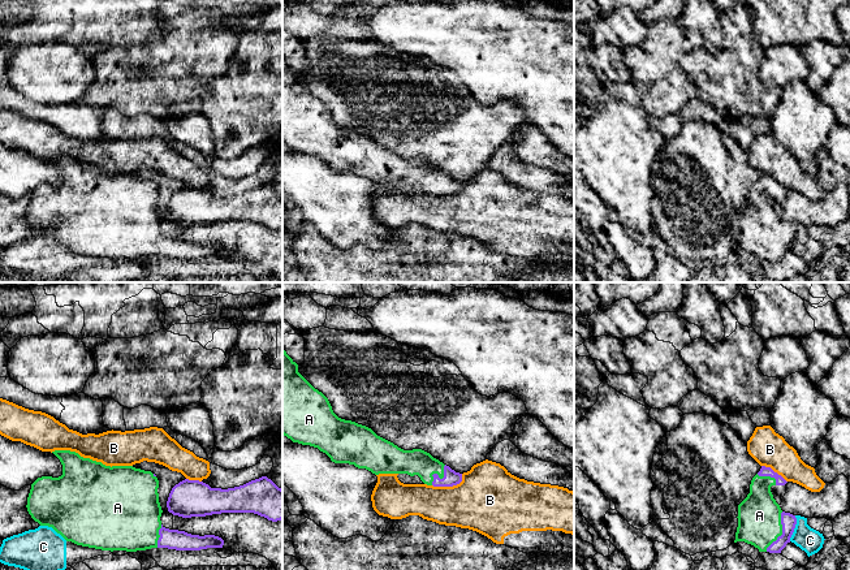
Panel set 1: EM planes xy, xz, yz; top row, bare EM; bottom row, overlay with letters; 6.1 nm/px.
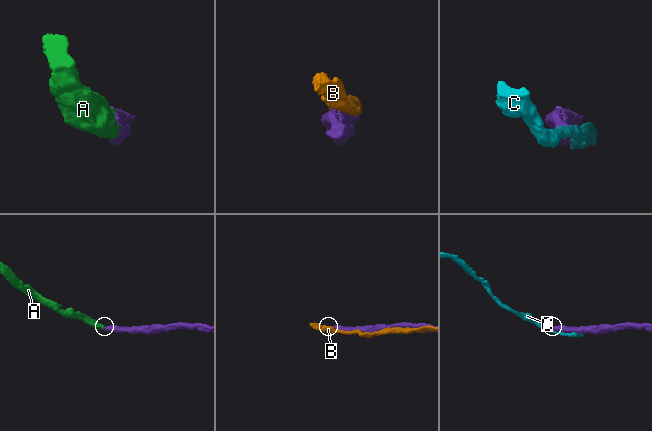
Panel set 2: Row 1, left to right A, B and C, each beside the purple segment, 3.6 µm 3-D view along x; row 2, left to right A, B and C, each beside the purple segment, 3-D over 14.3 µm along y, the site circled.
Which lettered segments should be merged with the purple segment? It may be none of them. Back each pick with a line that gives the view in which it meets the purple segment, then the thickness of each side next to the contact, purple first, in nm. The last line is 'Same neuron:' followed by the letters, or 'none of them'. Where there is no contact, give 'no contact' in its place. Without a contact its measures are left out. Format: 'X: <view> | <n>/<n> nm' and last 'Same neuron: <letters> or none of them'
A: yz | 90/280 nm
Same neuron: A

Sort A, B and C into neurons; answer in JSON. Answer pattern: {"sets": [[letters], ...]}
{"sets": [["A"], ["B"], ["C"]]}

